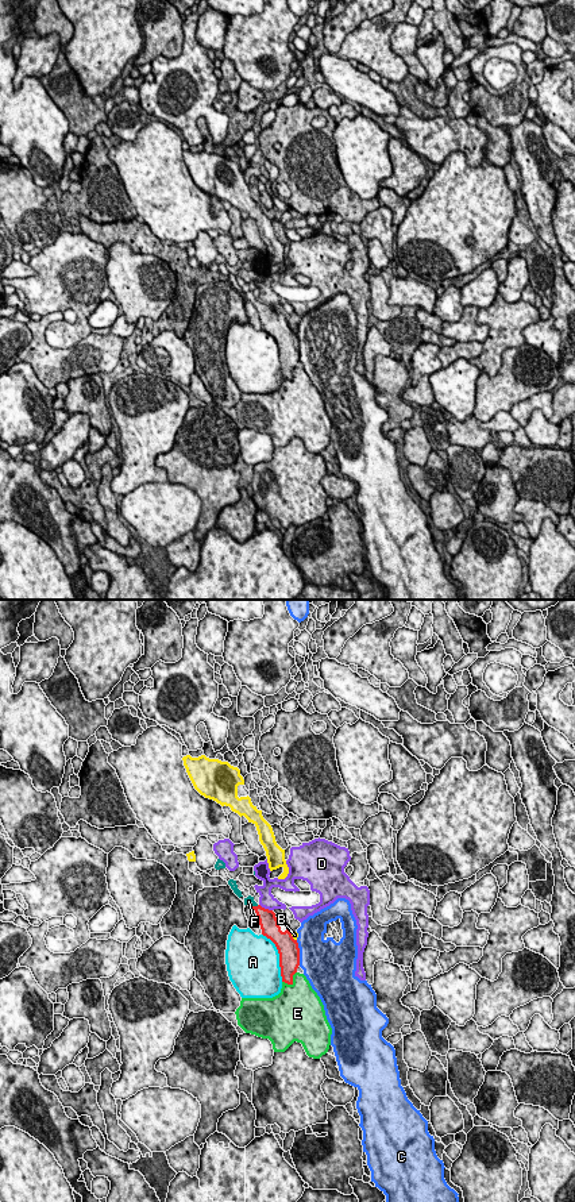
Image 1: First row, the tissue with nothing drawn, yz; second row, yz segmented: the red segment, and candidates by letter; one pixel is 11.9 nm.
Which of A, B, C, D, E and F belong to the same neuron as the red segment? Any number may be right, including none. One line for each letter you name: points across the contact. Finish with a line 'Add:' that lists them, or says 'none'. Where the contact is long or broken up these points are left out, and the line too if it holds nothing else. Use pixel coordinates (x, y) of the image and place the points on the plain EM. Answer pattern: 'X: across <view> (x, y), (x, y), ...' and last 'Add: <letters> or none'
F: across yz (267, 315), (254, 301), (249, 296)
Add: F

